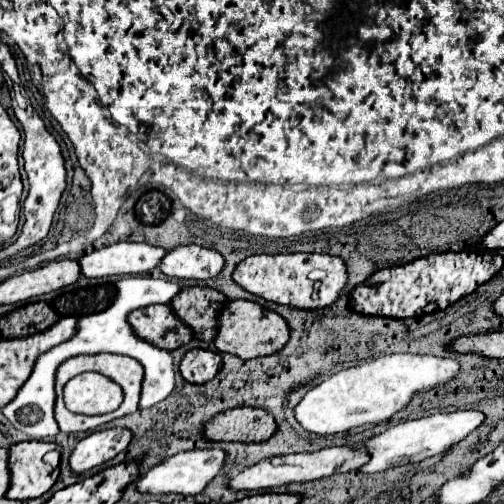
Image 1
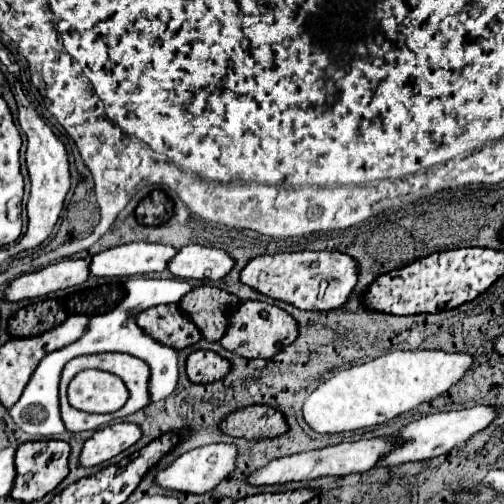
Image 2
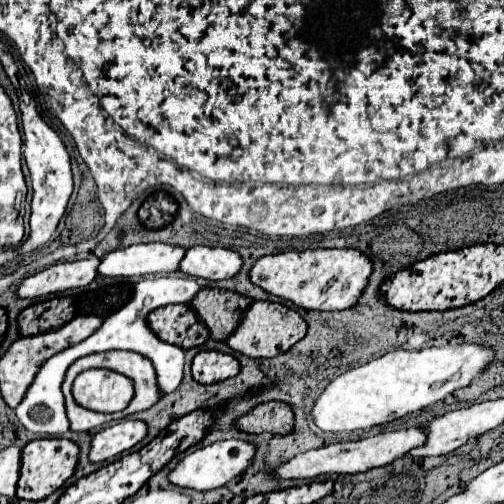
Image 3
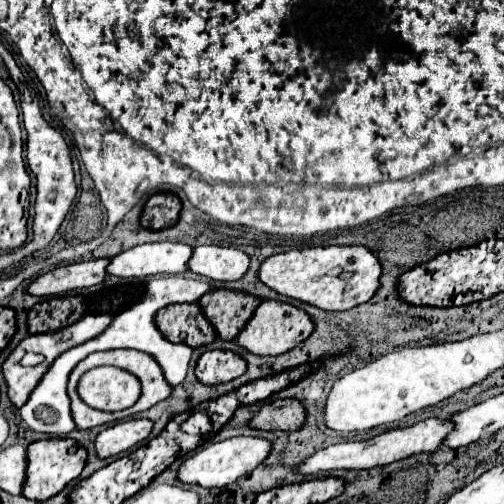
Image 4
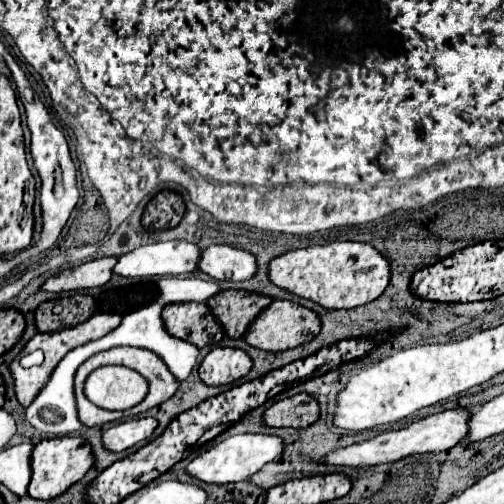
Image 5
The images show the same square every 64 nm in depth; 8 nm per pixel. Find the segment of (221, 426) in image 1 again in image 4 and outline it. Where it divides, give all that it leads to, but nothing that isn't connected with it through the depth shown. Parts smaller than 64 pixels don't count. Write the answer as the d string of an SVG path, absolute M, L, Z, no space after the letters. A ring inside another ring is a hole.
M274 400L264 404L250 420L256 430L298 430L304 424L304 408L298 400Z

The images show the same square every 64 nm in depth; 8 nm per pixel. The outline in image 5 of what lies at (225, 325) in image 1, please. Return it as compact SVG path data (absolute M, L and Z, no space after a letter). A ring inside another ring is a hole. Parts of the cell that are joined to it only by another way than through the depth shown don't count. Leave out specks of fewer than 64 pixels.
M274 300L270 306L266 306L260 316L254 318L254 322L250 324L248 332L244 334L244 340L252 346L252 348L260 348L266 352L284 352L290 348L296 348L304 342L310 342L320 330L320 318L316 312L294 304L290 300Z

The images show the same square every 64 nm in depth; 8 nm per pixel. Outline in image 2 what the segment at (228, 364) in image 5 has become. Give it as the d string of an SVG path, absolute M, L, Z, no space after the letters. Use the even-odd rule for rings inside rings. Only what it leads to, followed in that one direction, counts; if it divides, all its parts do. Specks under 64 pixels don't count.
M194 350L186 360L186 376L196 384L220 380L224 372L228 372L228 360L210 350Z

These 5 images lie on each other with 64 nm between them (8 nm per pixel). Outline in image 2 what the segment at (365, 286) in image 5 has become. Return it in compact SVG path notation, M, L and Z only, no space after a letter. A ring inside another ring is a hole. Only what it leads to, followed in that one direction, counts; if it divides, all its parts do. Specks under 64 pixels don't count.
M292 252L256 256L240 272L240 282L274 300L288 302L304 310L332 310L348 300L358 280L356 260L340 252Z

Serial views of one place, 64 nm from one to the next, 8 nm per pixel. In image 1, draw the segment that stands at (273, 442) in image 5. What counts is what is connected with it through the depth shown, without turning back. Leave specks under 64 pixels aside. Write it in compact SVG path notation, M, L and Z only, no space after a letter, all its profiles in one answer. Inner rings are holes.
M208 448L208 450L190 450L190 452L180 452L172 458L162 460L154 468L150 468L146 474L136 478L136 488L138 492L148 492L148 494L200 494L204 486L222 472L224 466L224 452L218 448Z

